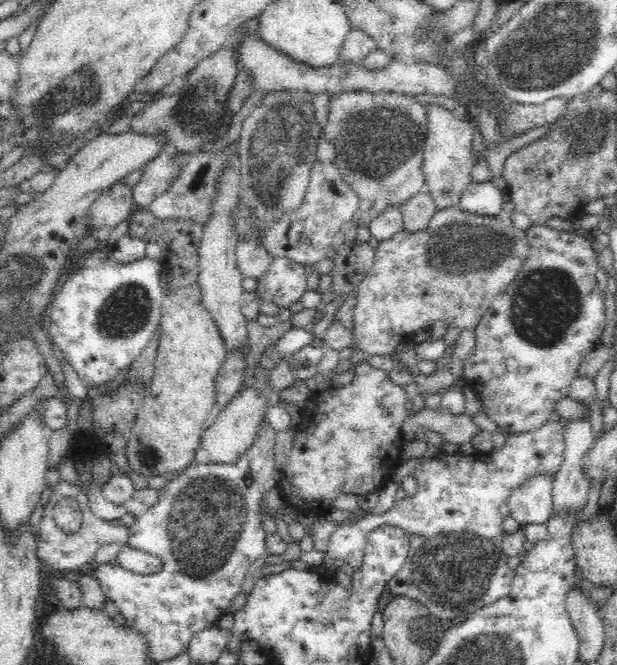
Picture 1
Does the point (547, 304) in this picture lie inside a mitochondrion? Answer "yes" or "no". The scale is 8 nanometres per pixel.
yes

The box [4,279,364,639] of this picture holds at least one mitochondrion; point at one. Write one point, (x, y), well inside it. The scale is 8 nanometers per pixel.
(204, 524)

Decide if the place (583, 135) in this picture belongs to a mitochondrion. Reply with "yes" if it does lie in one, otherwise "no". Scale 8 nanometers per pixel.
yes

